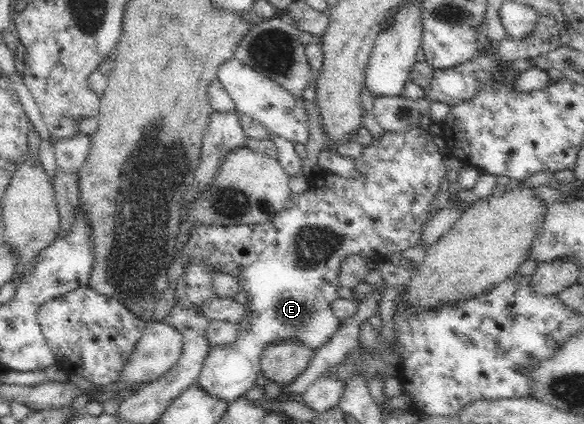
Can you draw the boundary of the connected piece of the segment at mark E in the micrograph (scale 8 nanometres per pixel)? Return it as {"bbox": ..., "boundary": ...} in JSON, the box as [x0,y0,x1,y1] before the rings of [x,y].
{"bbox":[186,125,448,402],"boundary":[[[412,125],[405,131],[384,131],[380,138],[373,138],[368,146],[362,147],[360,156],[354,158],[355,175],[340,175],[333,173],[332,171],[321,170],[317,174],[312,174],[306,178],[308,188],[301,193],[291,193],[286,200],[284,208],[275,214],[267,226],[250,226],[249,224],[234,224],[232,226],[198,226],[190,230],[188,240],[186,240],[187,250],[189,250],[190,259],[196,257],[196,259],[202,259],[206,261],[208,265],[216,267],[216,270],[223,273],[232,275],[238,279],[241,289],[248,292],[249,302],[246,303],[246,309],[248,309],[248,318],[238,322],[240,332],[238,332],[238,338],[232,342],[232,344],[224,346],[212,346],[200,372],[200,376],[197,380],[197,385],[203,390],[206,396],[213,396],[218,400],[225,400],[230,402],[240,398],[248,390],[254,388],[256,385],[256,378],[261,371],[260,356],[264,352],[265,347],[276,341],[281,341],[287,338],[298,338],[298,340],[306,343],[306,346],[317,349],[323,344],[328,342],[328,339],[337,331],[338,320],[334,316],[334,311],[331,309],[332,300],[339,298],[336,291],[339,286],[338,271],[342,260],[349,254],[358,254],[364,258],[367,256],[392,256],[397,252],[412,248],[420,243],[422,238],[422,228],[426,226],[426,222],[434,216],[434,208],[432,208],[432,202],[436,198],[436,194],[440,192],[440,180],[446,176],[448,172],[448,166],[444,164],[446,154],[440,152],[438,148],[432,142],[432,135],[429,129],[422,128],[421,125]]]}

